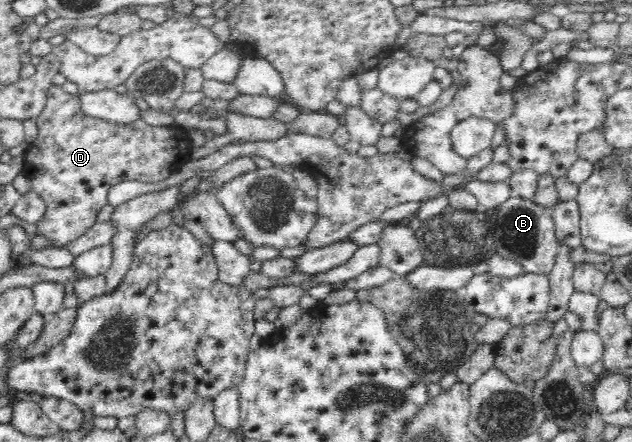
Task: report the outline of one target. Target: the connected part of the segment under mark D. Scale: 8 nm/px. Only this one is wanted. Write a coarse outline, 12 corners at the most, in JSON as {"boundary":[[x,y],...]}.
{"boundary":[[46,91],[23,154],[47,205],[37,235],[67,248],[107,192],[191,159],[175,123],[115,126]]}

